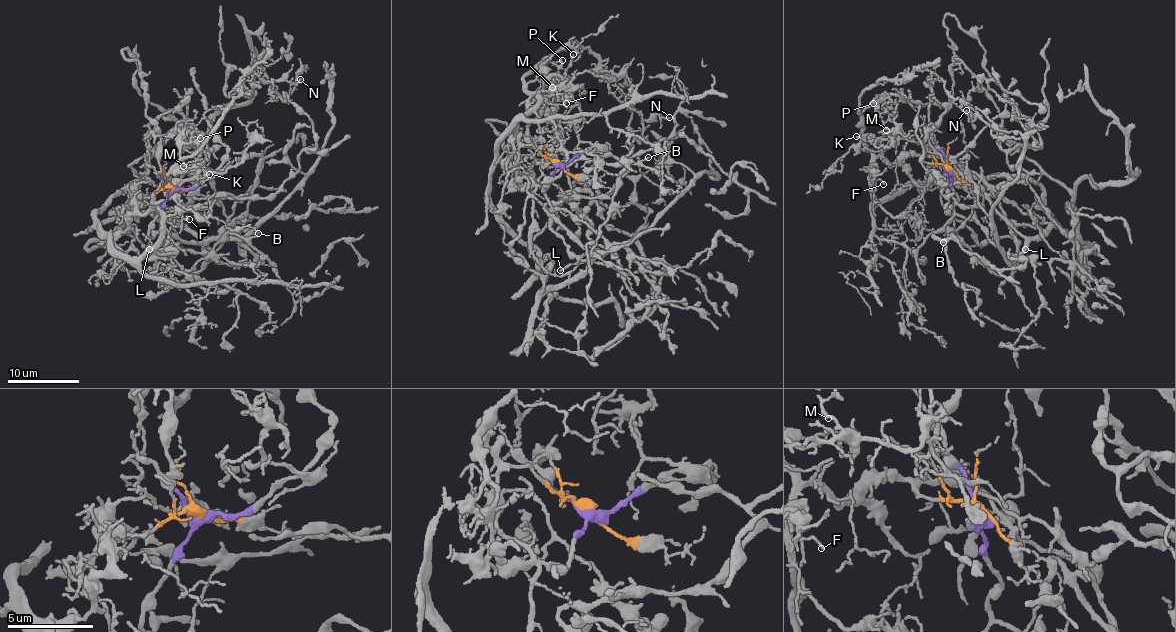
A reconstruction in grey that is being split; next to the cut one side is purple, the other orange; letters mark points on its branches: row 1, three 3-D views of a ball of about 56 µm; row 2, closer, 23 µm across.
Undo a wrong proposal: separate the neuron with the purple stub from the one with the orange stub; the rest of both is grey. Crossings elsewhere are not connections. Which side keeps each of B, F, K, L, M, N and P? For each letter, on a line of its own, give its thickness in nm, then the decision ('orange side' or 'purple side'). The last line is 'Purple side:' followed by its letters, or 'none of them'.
B: 140 nm | purple side
F: 120 nm | orange side
K: 130 nm | orange side
L: 140 nm | purple side
M: 120 nm | orange side
N: 130 nm | orange side
P: 150 nm | orange side
Purple side: B, L

